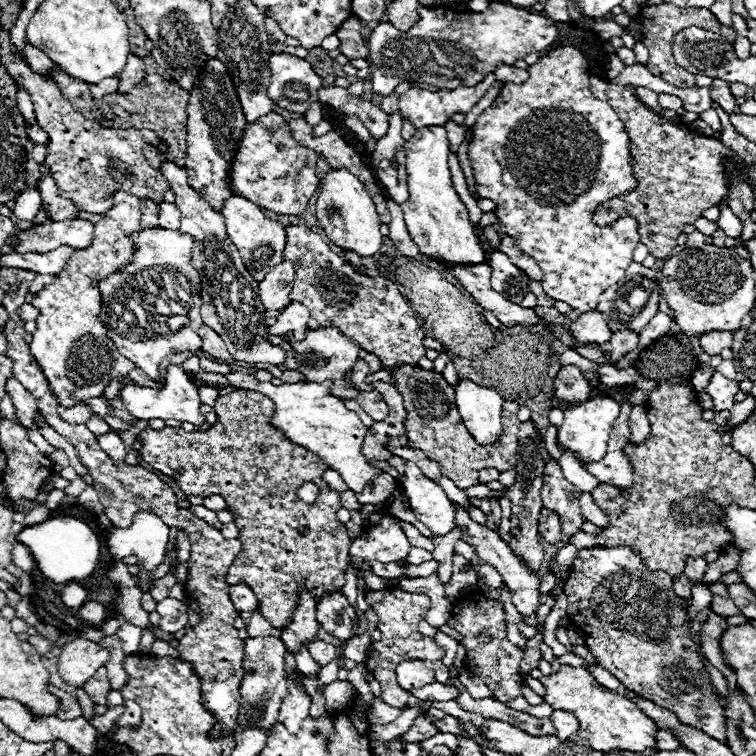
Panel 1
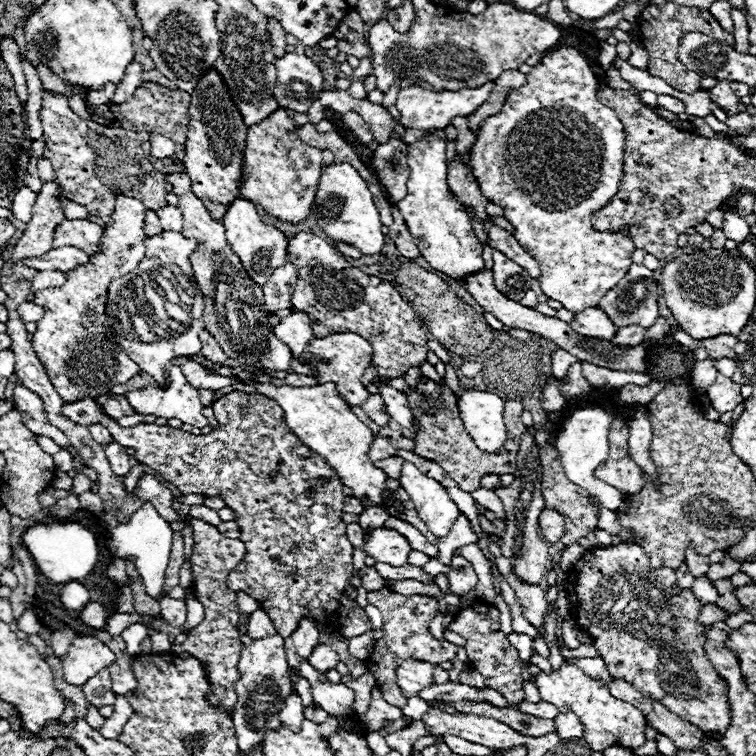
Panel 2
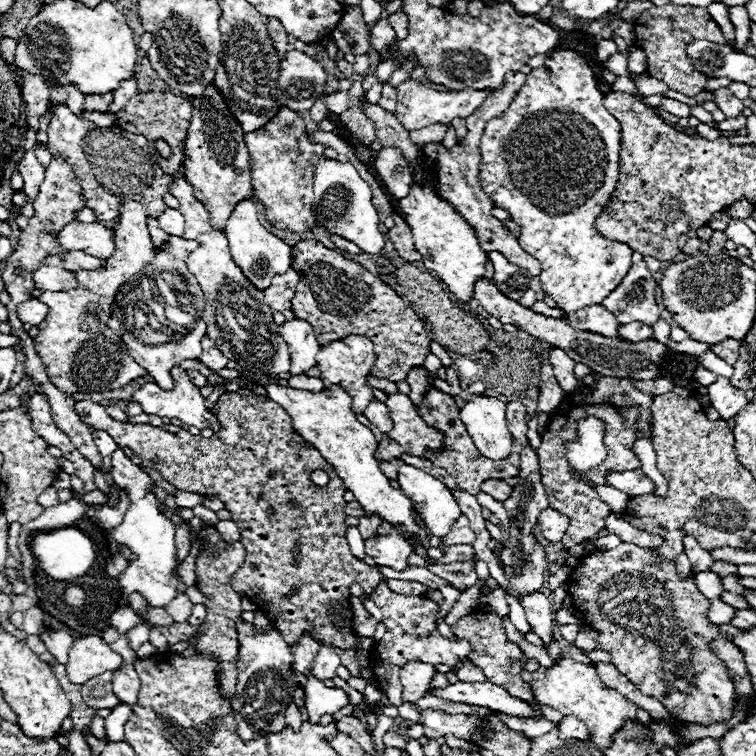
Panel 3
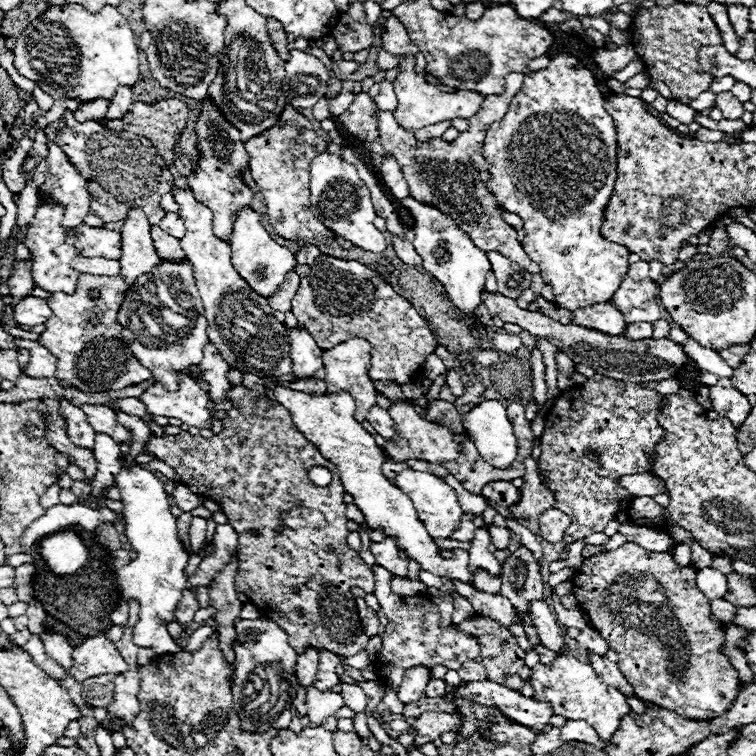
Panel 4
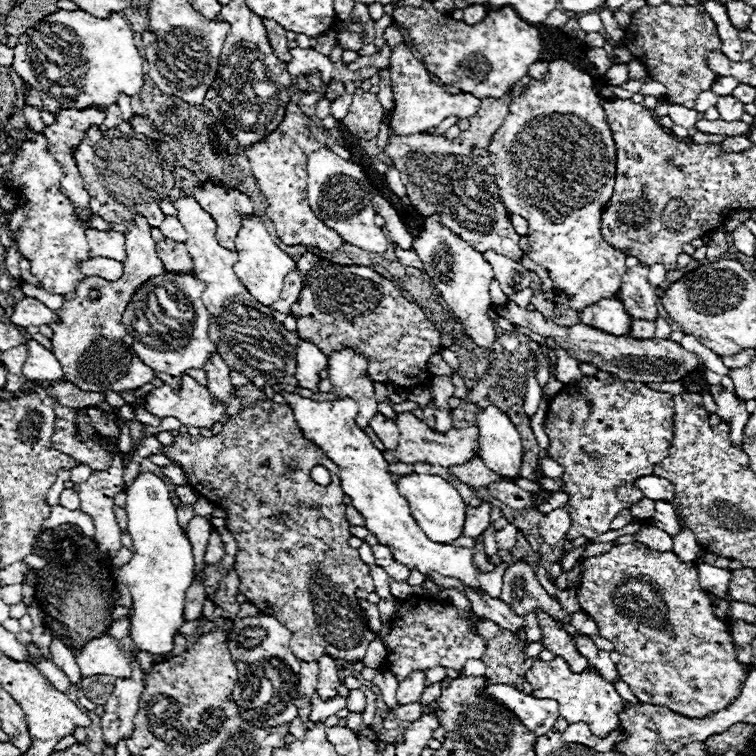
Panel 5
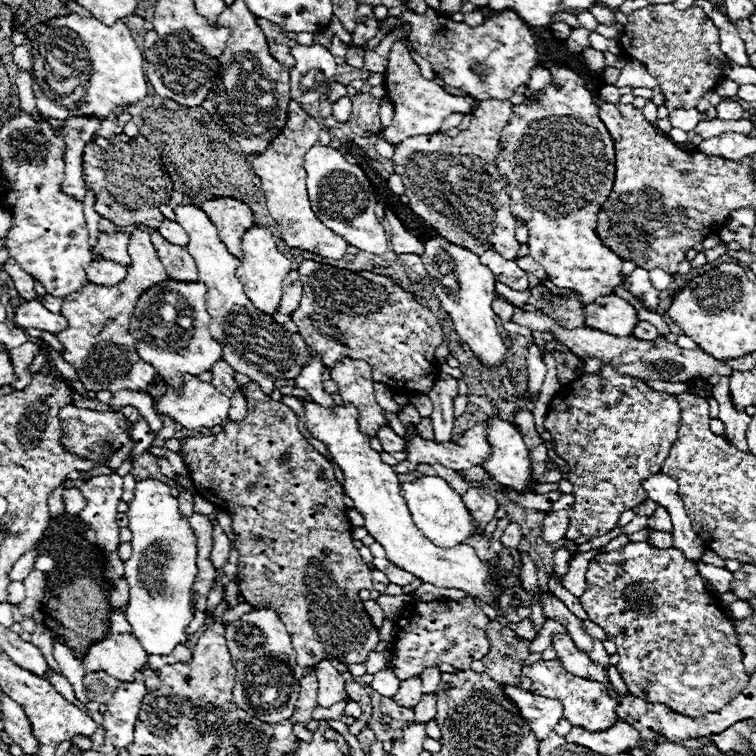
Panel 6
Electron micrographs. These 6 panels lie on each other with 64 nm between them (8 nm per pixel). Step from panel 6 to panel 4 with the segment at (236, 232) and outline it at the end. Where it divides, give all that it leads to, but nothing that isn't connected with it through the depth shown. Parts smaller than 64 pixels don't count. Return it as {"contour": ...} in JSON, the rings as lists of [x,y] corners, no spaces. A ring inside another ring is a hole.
{"contour":[[[206,96],[204,100],[200,100],[202,108],[196,120],[196,136],[198,136],[198,150],[200,150],[200,158],[196,164],[196,170],[190,174],[190,188],[196,196],[196,200],[200,200],[204,206],[208,206],[214,214],[212,224],[214,224],[214,232],[216,236],[220,236],[222,240],[230,242],[230,232],[232,232],[232,222],[236,218],[236,212],[242,206],[250,206],[252,204],[252,190],[250,186],[244,182],[244,170],[248,170],[248,152],[244,148],[244,142],[240,140],[240,130],[234,128],[218,110],[218,106],[210,100],[210,96]]]}

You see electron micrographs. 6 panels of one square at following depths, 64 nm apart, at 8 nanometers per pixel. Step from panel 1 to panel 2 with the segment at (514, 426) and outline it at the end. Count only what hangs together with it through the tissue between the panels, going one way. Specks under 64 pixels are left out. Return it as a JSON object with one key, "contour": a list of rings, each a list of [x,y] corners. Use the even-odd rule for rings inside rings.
{"contour":[[[422,376],[418,386],[406,388],[404,394],[408,396],[408,404],[412,408],[412,414],[416,416],[416,422],[420,424],[420,432],[416,432],[414,452],[428,458],[428,460],[436,460],[440,464],[440,468],[444,468],[444,472],[448,472],[448,476],[452,476],[452,480],[456,480],[460,490],[474,492],[476,488],[480,488],[480,478],[484,474],[498,474],[498,476],[500,474],[514,474],[520,432],[524,432],[524,428],[526,428],[520,420],[520,414],[524,410],[522,402],[508,400],[504,404],[504,424],[508,428],[508,440],[504,444],[504,450],[500,450],[496,454],[486,454],[480,448],[476,448],[474,440],[464,430],[464,424],[462,424],[460,414],[458,414],[456,394],[448,386],[436,384],[430,378]]]}

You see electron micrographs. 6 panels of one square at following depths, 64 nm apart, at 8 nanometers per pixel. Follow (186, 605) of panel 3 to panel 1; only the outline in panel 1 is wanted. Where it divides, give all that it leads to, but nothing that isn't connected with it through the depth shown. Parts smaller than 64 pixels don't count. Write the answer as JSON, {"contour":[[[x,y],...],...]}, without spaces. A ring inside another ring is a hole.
{"contour":[[[166,598],[156,606],[156,612],[160,614],[160,630],[164,632],[178,632],[188,624],[188,606],[182,600]]]}

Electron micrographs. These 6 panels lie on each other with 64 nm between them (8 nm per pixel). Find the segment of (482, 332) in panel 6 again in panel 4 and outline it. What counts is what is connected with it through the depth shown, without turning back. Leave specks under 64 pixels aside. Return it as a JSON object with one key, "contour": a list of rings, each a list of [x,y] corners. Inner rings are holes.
{"contour":[[[412,196],[400,200],[404,208],[410,210],[414,218],[414,248],[422,256],[422,266],[444,286],[448,300],[460,308],[464,314],[472,314],[474,308],[480,304],[480,294],[484,290],[486,274],[490,270],[490,262],[486,252],[478,250],[470,236],[460,230],[460,226],[438,208],[426,206]]]}

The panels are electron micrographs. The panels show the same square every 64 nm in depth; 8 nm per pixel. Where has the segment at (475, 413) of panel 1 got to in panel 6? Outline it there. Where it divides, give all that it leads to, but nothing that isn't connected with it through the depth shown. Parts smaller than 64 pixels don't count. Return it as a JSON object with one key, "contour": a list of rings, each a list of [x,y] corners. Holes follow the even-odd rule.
{"contour":[[[492,416],[488,418],[486,440],[490,444],[490,458],[484,462],[484,468],[502,486],[526,492],[526,484],[532,482],[528,478],[530,458],[518,428]]]}

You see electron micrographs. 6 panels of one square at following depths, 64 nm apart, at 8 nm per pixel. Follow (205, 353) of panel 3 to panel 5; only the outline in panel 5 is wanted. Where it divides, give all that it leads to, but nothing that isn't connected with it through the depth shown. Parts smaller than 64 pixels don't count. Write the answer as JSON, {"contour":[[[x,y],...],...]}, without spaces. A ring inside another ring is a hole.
{"contour":[[[210,356],[208,364],[204,364],[202,368],[208,376],[208,390],[212,392],[212,396],[216,396],[218,402],[222,402],[226,406],[226,414],[238,414],[240,412],[240,400],[236,396],[232,396],[232,382],[230,382],[230,366],[218,356]]]}

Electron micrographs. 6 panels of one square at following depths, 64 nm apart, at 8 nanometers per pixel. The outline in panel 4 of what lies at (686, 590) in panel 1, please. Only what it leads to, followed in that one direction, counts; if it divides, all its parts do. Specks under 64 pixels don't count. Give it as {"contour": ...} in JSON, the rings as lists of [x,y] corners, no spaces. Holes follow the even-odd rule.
{"contour":[[[678,544],[676,552],[674,552],[674,560],[680,568],[690,566],[690,546],[688,544]]]}

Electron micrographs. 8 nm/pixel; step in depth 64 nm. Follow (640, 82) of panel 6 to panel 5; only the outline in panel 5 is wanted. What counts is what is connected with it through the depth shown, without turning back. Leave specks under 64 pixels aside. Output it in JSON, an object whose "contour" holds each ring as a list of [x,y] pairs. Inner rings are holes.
{"contour":[[[634,58],[632,62],[628,62],[628,68],[630,68],[630,80],[632,78],[644,78],[644,82],[652,82],[652,78],[648,76],[648,72],[640,60]]]}

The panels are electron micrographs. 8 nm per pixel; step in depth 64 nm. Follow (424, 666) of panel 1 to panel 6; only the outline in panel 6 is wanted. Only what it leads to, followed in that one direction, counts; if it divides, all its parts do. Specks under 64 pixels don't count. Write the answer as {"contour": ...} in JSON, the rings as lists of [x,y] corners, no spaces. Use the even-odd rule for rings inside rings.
{"contour":[[[412,676],[408,680],[402,680],[400,682],[400,688],[394,696],[396,704],[400,706],[406,706],[406,708],[414,708],[422,698],[422,680],[420,676]]]}

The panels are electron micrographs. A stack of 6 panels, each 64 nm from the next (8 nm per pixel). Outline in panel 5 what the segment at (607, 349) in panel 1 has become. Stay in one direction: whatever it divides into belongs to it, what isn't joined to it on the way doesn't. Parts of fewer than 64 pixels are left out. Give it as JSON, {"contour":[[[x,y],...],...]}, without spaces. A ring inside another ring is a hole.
{"contour":[[[634,320],[632,322],[632,328],[628,332],[628,336],[632,338],[654,338],[654,322],[648,322],[648,320]]]}

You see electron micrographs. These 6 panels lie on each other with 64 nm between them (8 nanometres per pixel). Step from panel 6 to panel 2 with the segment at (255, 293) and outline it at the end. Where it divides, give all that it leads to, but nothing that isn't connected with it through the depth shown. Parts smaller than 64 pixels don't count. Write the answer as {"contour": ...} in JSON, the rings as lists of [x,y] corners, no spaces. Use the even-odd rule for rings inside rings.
{"contour":[[[234,200],[226,214],[224,214],[224,226],[226,226],[226,240],[228,244],[232,246],[232,250],[238,254],[238,258],[242,260],[242,266],[244,270],[248,272],[248,276],[258,282],[260,286],[268,280],[268,276],[284,266],[288,260],[286,260],[286,254],[288,254],[288,240],[284,236],[282,230],[270,226],[270,224],[264,224],[256,206],[248,200]]]}

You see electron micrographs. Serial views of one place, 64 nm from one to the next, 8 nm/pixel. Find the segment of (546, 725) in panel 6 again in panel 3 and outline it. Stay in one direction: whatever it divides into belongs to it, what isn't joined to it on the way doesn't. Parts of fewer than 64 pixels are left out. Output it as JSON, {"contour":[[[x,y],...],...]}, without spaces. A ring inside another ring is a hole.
{"contour":[[[456,682],[448,684],[446,688],[434,688],[428,690],[432,696],[440,696],[442,700],[460,700],[464,704],[474,704],[474,706],[486,706],[496,712],[512,714],[512,716],[526,716],[526,718],[540,718],[532,712],[530,704],[510,696],[504,688],[490,684],[490,682]]]}

